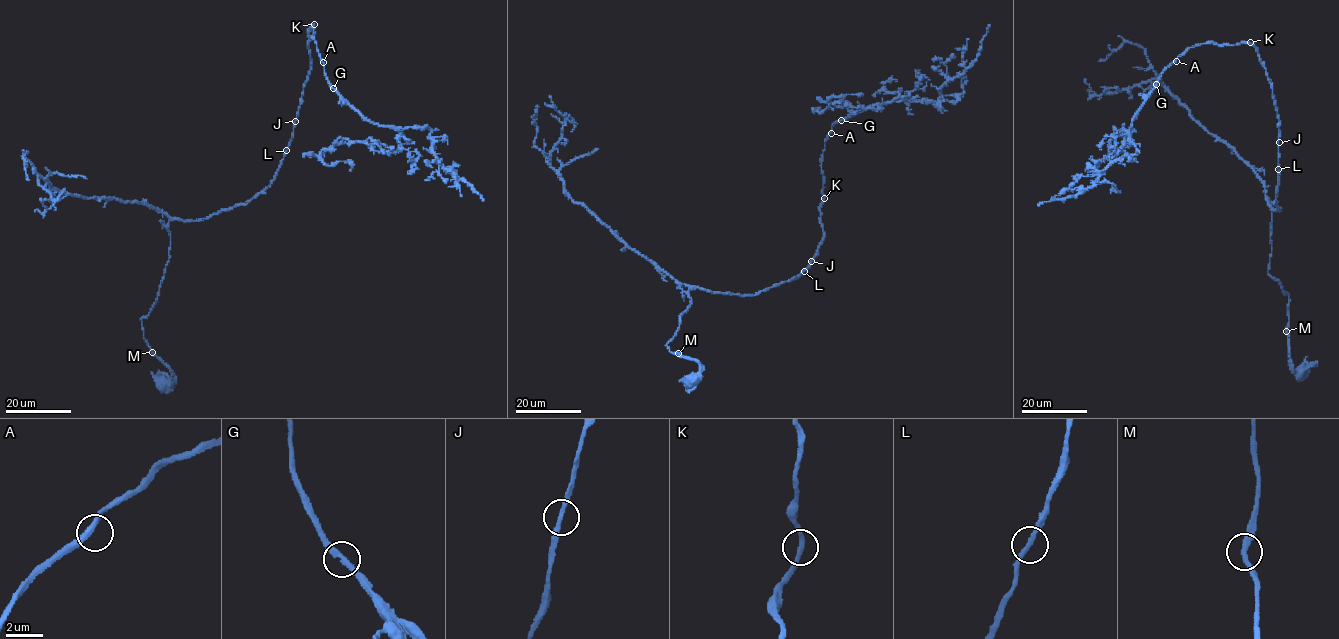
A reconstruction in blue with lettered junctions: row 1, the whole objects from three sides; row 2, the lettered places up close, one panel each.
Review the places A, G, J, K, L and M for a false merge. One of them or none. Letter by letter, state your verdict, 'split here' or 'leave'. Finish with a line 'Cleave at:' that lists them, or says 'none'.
A: leave
G: leave
J: leave
K: leave
L: leave
M: leave
Cleave at: none

